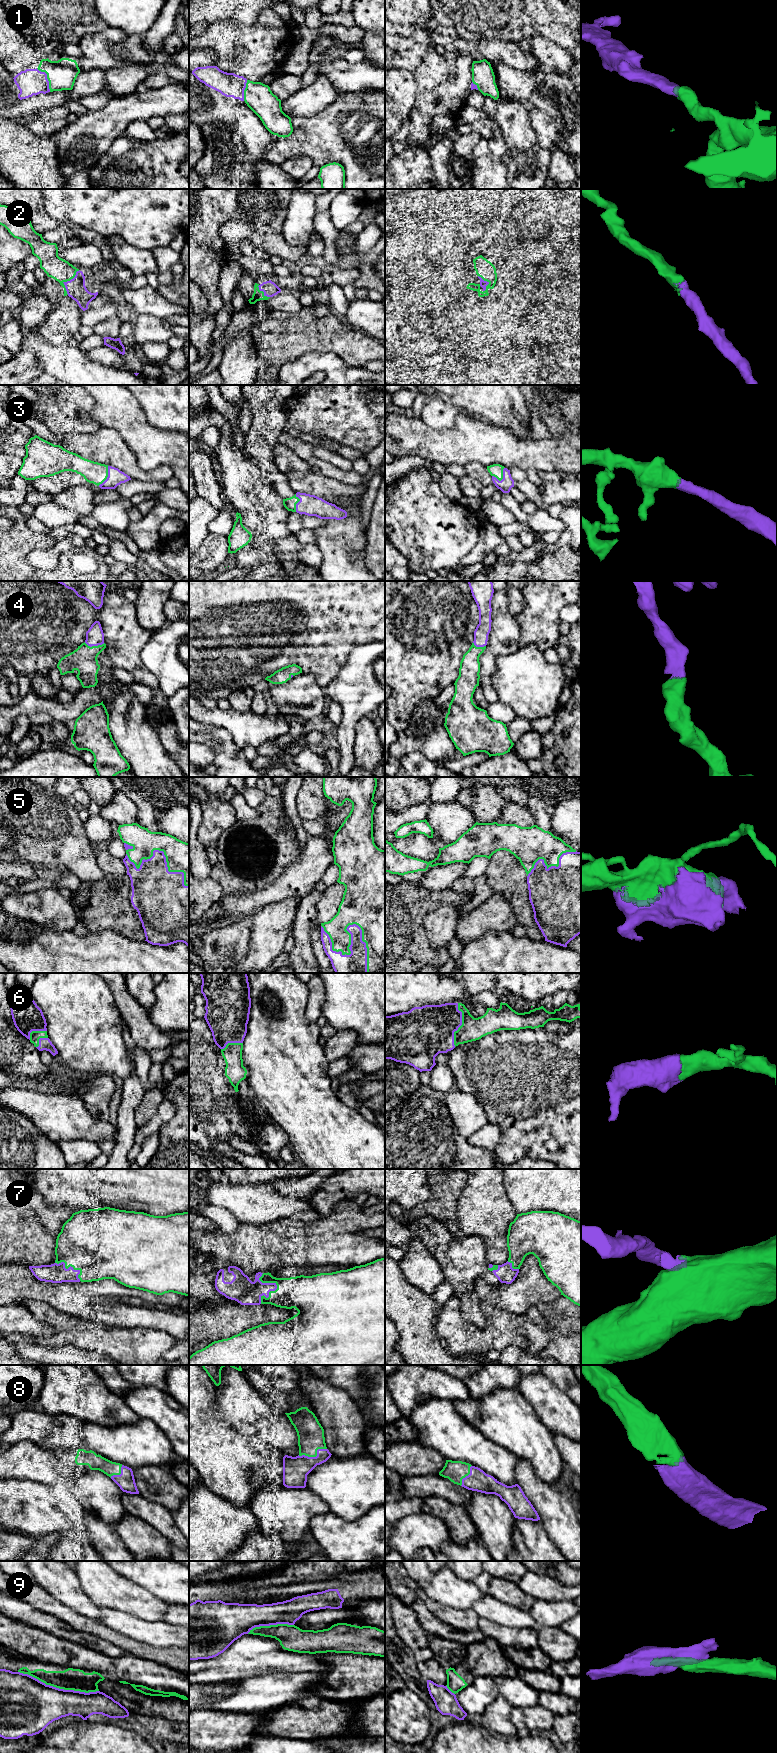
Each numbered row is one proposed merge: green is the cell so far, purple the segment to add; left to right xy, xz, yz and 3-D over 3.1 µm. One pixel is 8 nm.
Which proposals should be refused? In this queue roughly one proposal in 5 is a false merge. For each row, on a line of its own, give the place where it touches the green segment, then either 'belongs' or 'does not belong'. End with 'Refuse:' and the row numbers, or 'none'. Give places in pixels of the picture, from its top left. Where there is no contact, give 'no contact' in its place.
1: xy (47, 78) | belongs
2: xy (67, 280) | belongs
3: yz (502, 478) | belongs
4: xy (94, 646) | belongs
5: xz (348, 932) | belongs
6: yz (461, 1025) | belongs
7: xz (277, 1287) | belongs
8: xz (314, 1456) | belongs
9: xy (58, 1687) | does not belong
Refuse: 9

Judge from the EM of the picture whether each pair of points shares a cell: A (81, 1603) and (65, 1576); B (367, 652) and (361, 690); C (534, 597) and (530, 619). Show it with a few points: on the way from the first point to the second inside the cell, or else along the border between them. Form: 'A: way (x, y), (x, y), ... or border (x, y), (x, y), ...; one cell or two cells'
A: way (74, 1596), (65, 1587), (65, 1583); one cell
B: way (361, 661), (361, 681); one cell
C: way (534, 602), (533, 614); one cell

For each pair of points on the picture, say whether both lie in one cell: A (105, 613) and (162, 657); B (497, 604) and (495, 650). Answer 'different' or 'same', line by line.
A: different
B: same

